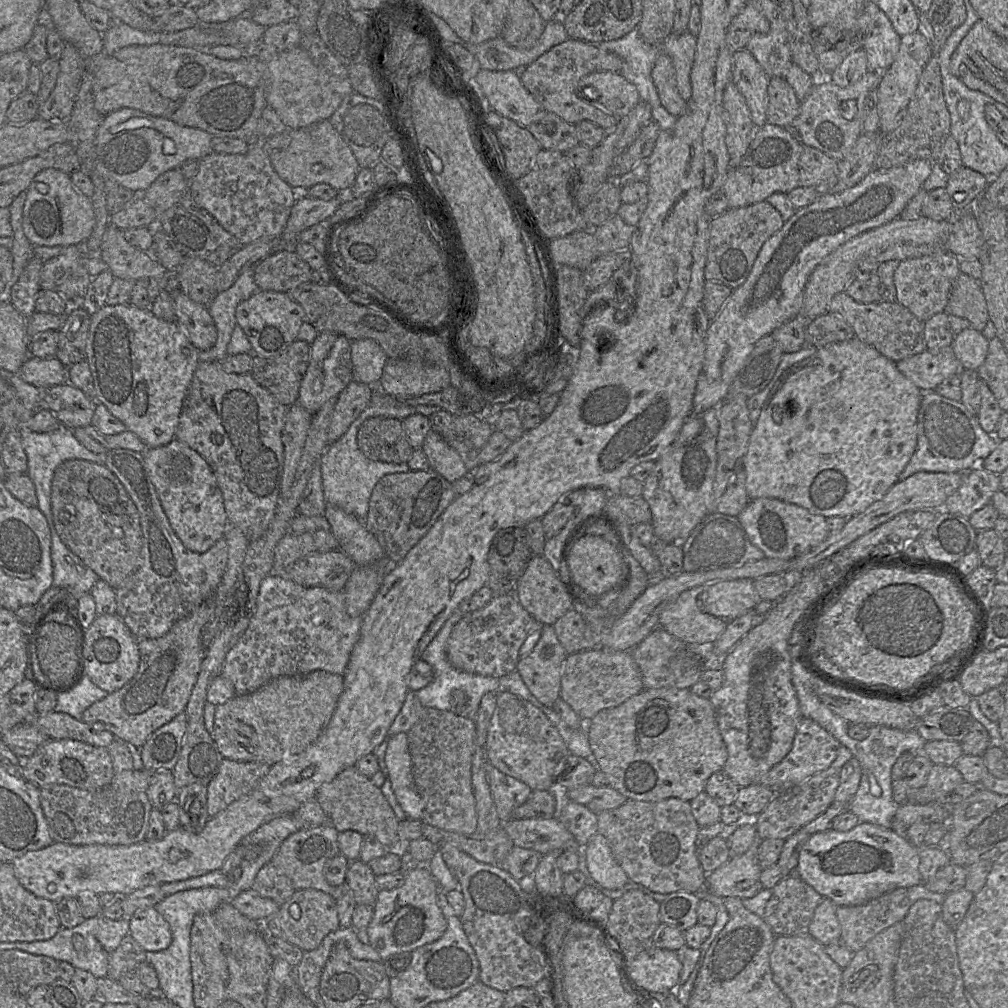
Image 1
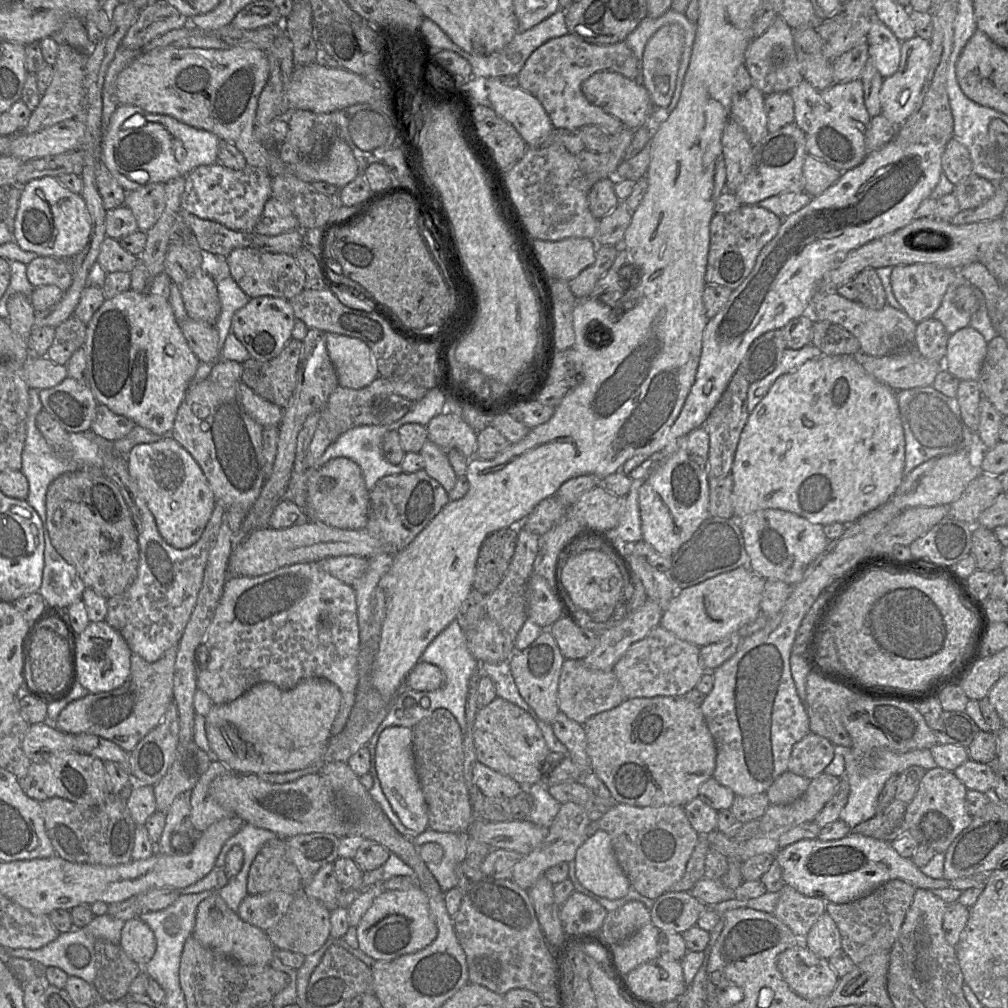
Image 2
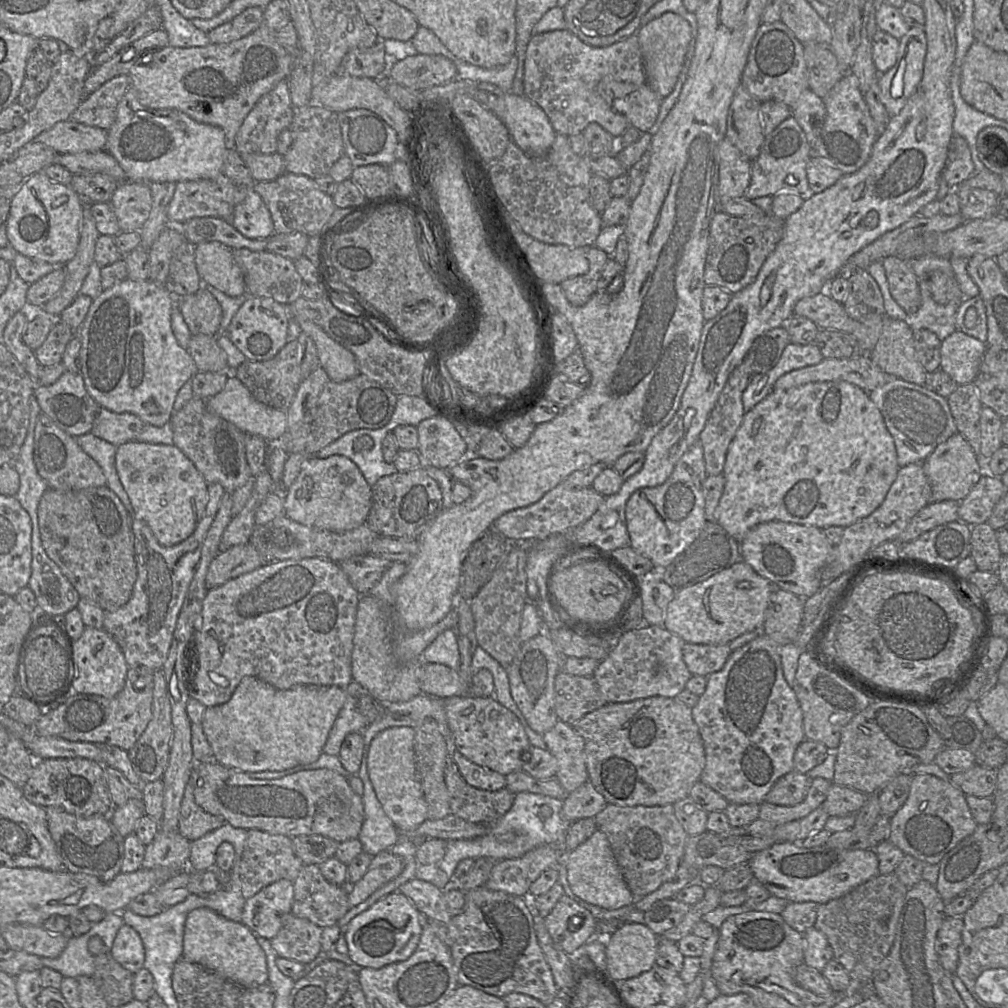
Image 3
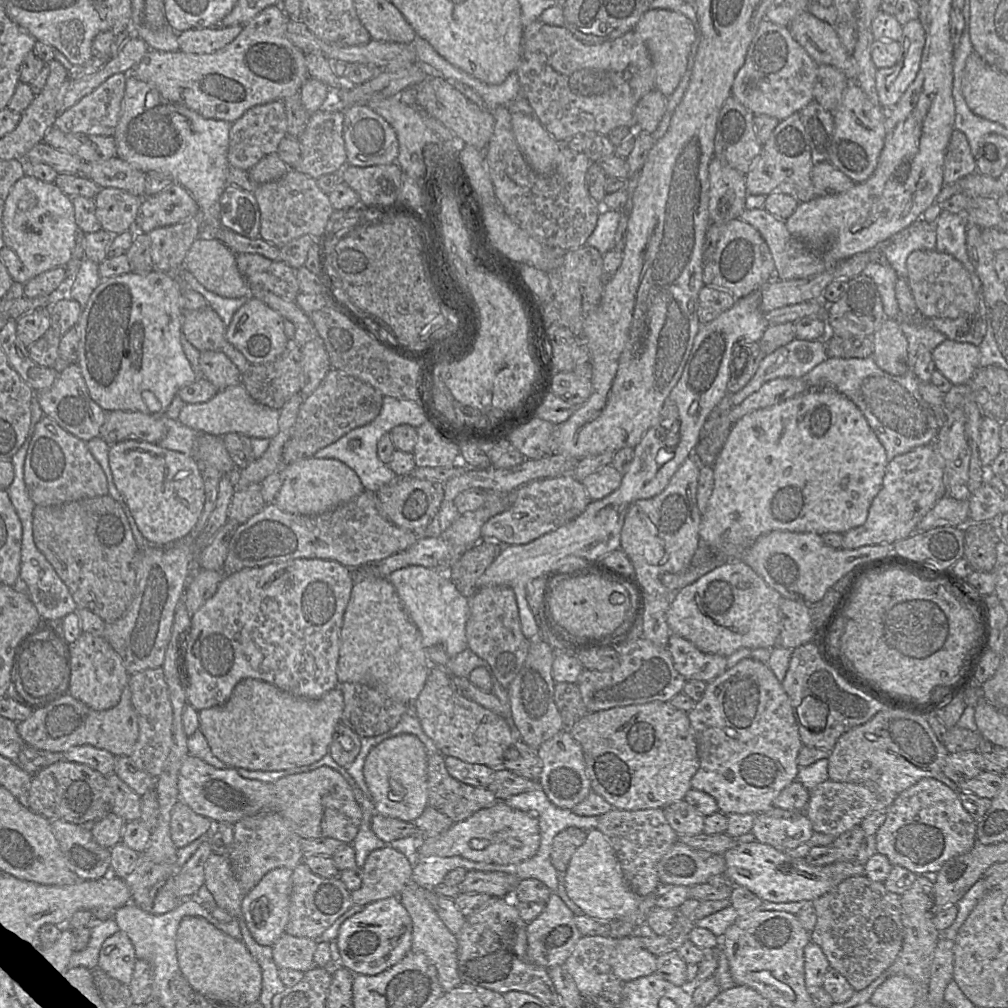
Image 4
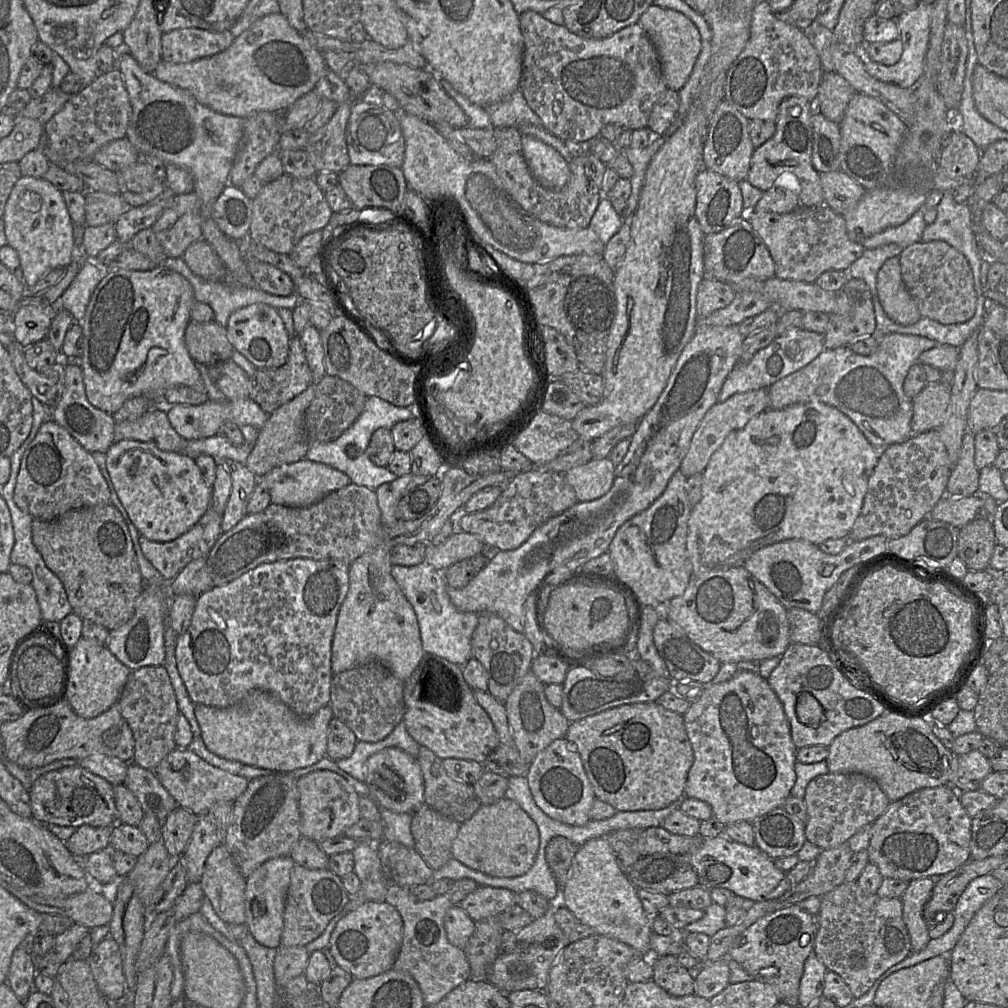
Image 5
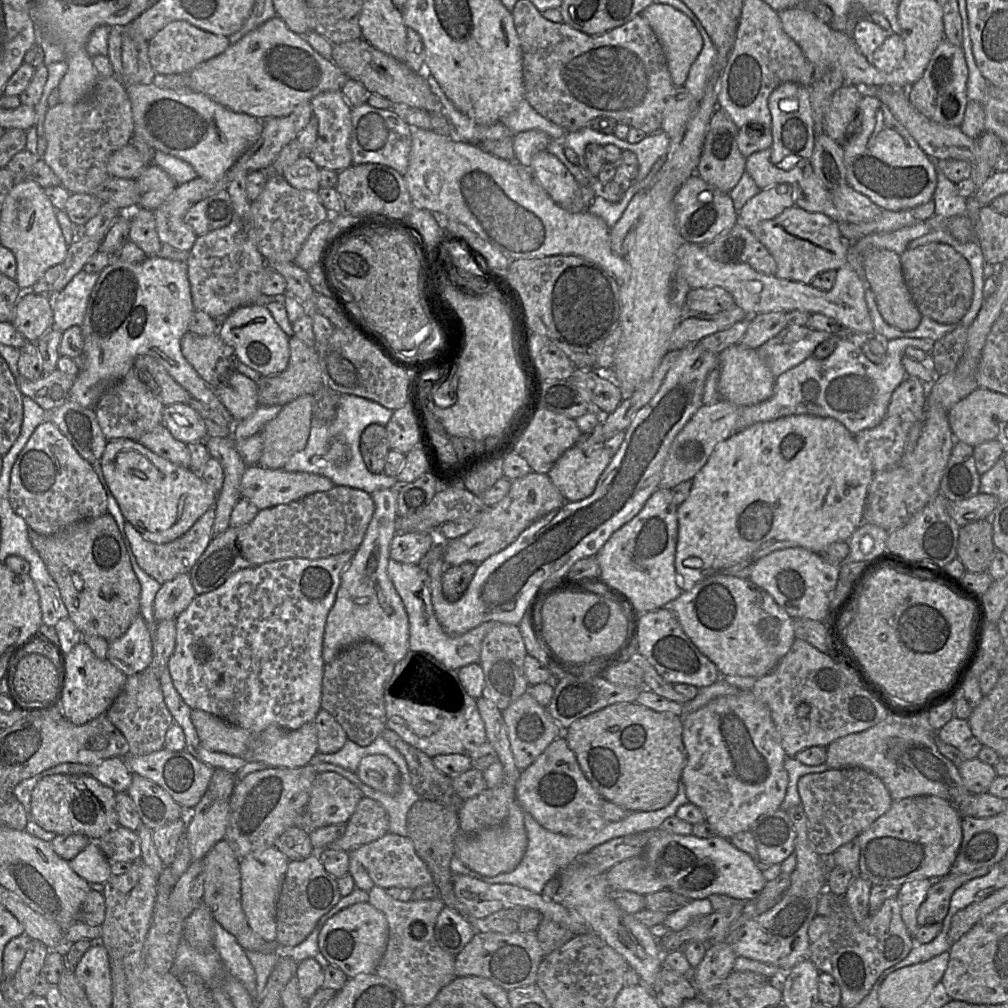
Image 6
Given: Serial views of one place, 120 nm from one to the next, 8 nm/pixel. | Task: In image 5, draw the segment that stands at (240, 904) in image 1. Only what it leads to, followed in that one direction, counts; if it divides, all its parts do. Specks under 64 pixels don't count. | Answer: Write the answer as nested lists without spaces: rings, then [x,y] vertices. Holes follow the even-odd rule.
[[[289,856],[271,859],[261,864],[246,878],[245,923],[254,939],[266,947],[278,949],[281,946],[286,897],[291,871],[295,865]]]

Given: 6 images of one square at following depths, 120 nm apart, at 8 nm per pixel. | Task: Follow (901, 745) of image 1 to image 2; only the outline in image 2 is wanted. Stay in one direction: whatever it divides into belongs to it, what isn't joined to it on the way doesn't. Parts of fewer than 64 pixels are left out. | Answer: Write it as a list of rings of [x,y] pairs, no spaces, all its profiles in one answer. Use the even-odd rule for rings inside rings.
[[[836,746],[835,753],[845,758],[845,777],[850,785],[848,801],[842,809],[839,819],[844,821],[851,829],[873,818],[878,813],[878,797],[890,777],[899,775],[911,766],[919,766],[926,771],[937,767],[930,749],[912,750],[898,754],[891,751],[878,751],[870,758],[855,758],[851,748]]]

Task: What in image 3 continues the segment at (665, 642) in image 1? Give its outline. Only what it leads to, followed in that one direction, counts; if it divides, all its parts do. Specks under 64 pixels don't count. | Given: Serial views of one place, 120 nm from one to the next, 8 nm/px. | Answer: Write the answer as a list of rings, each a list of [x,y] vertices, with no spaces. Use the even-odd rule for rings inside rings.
[[[660,626],[643,627],[619,634],[593,679],[607,704],[627,703],[653,696],[675,698],[693,676],[683,660],[686,642]]]

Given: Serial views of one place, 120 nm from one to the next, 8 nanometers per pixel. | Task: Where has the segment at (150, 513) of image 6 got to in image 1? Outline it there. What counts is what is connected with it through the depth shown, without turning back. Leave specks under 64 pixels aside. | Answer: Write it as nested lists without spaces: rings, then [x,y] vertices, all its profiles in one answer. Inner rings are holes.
[[[177,438],[164,446],[147,448],[143,456],[149,478],[173,531],[188,550],[206,552],[224,537],[228,528],[222,492],[211,468],[199,453]]]

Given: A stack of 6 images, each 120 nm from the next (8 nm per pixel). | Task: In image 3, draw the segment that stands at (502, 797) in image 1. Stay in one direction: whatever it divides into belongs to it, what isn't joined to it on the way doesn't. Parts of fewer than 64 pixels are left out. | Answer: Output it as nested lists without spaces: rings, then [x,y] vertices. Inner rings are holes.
[[[458,751],[451,755],[451,759],[456,763],[462,777],[470,786],[485,791],[505,789],[504,775],[471,762]]]

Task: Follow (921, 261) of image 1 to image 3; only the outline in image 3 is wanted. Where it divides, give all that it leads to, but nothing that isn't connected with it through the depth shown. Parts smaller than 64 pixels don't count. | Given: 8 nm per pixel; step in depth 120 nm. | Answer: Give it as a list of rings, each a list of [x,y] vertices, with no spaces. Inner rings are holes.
[[[890,255],[882,260],[890,294],[893,299],[910,315],[921,304],[918,278],[909,262],[897,255]]]

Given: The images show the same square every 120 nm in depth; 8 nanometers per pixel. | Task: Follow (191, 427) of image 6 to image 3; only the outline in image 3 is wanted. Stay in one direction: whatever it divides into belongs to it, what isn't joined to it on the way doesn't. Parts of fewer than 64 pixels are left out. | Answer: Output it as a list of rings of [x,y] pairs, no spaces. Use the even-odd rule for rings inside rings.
[[[231,373],[222,391],[206,400],[206,407],[209,412],[233,423],[245,434],[258,435],[265,440],[272,440],[283,438],[287,432],[287,412],[256,400],[248,388]]]

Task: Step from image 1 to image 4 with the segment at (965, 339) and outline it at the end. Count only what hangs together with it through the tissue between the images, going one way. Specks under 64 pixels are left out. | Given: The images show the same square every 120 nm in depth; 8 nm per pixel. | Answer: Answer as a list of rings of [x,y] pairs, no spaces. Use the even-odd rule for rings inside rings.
[[[946,339],[932,351],[936,370],[953,385],[970,384],[980,367],[979,347]]]

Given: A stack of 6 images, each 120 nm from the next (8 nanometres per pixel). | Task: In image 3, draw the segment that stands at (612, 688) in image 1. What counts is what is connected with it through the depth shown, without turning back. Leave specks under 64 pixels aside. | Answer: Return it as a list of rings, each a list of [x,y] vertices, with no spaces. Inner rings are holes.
[[[563,671],[557,674],[555,679],[555,710],[560,721],[573,726],[585,715],[606,704],[593,677],[573,676]]]

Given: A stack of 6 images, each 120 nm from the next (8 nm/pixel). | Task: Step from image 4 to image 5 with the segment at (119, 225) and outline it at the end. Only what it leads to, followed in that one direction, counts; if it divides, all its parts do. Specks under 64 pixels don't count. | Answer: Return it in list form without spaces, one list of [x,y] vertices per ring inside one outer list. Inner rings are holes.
[[[86,190],[84,195],[86,225],[88,226],[114,224],[128,208],[120,194]]]

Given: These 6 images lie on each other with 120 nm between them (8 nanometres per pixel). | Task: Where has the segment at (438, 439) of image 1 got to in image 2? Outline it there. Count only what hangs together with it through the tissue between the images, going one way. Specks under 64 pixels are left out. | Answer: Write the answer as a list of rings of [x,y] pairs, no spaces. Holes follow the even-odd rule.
[[[430,440],[425,441],[420,454],[424,460],[425,472],[449,493],[455,486],[457,476],[447,454]]]

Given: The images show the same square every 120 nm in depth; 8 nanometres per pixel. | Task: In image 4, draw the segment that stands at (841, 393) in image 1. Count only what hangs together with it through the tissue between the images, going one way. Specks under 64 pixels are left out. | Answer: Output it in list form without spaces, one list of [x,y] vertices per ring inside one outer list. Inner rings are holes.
[[[811,389],[781,403],[750,412],[733,424],[712,466],[714,486],[707,507],[701,516],[700,539],[702,542],[723,551],[730,561],[742,561],[743,556],[756,540],[761,535],[771,531],[781,530],[797,533],[816,533],[818,535],[830,532],[844,534],[863,525],[867,520],[871,504],[882,489],[888,463],[884,446],[861,410],[849,398],[834,389]]]

